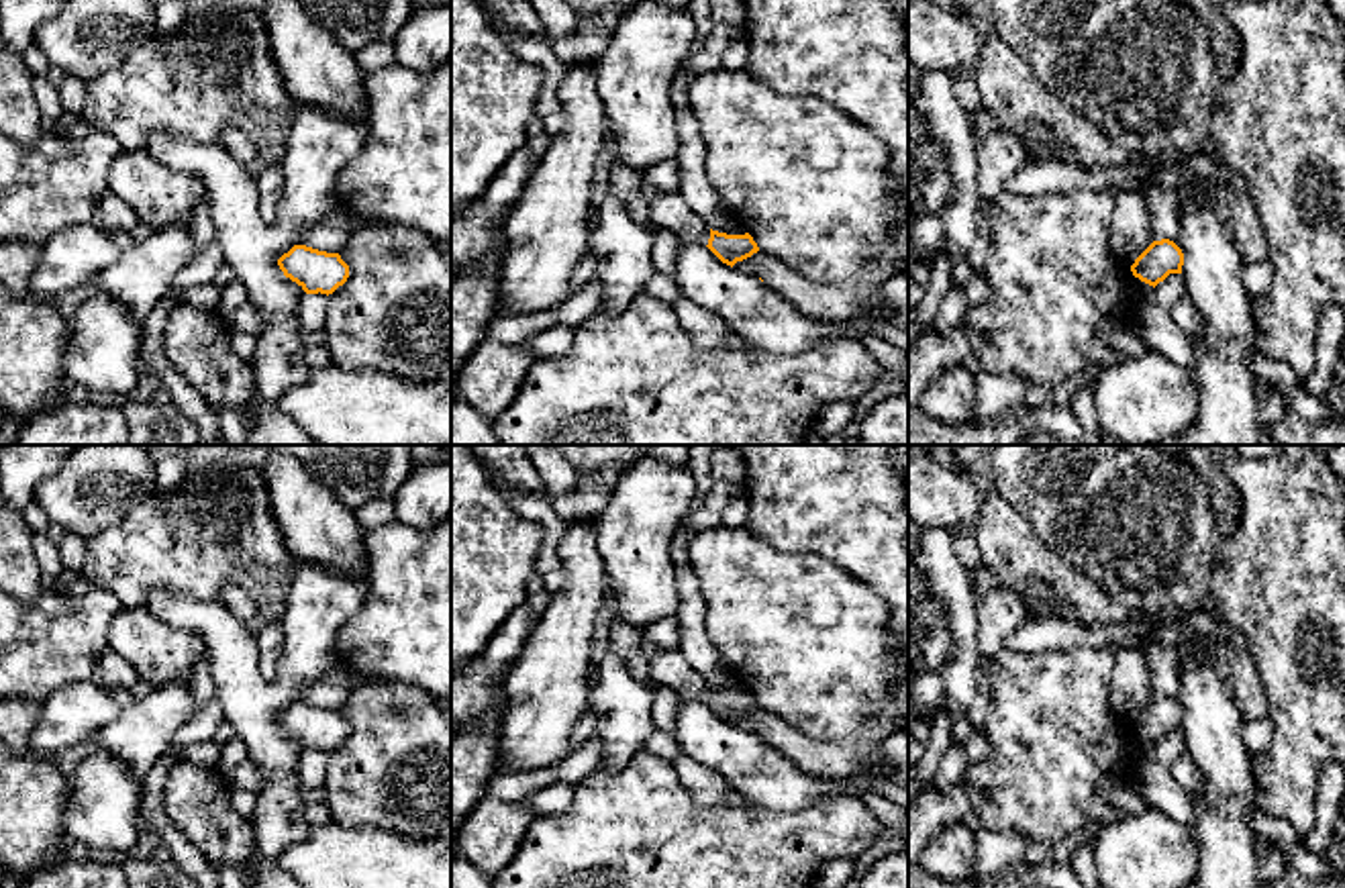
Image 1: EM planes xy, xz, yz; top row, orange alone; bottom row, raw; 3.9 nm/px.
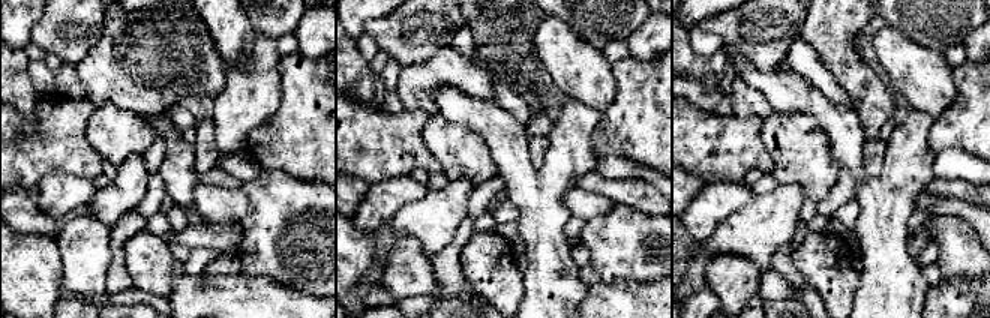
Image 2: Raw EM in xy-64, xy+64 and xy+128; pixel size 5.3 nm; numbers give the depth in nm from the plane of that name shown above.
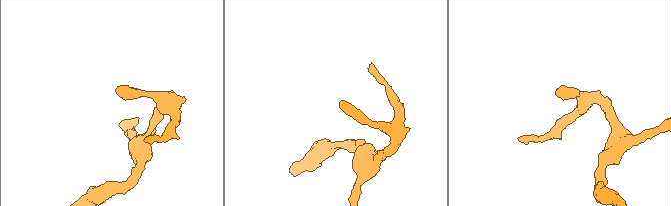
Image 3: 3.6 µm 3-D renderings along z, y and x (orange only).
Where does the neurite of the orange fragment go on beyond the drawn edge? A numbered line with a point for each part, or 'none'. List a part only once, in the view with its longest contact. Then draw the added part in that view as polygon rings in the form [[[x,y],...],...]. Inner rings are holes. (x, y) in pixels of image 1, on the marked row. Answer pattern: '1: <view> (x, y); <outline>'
none

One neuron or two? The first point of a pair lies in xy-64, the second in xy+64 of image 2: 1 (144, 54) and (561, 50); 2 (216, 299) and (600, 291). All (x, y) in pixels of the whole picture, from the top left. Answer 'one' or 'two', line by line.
1: two
2: one

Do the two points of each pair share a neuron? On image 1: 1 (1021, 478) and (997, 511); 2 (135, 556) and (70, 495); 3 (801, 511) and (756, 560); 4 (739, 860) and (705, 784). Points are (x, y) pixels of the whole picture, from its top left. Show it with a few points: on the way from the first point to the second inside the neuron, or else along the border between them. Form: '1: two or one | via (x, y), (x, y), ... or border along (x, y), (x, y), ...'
1: two | border along (988, 484), (1035, 535)
2: two | border along (145, 499), (88, 539)
3: two | border along (743, 527), (778, 550), (815, 556)
4: two | border along (678, 780), (696, 805), (723, 803)

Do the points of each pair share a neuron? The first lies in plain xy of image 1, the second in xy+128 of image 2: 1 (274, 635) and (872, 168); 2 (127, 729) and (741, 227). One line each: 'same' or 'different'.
1: same
2: same

